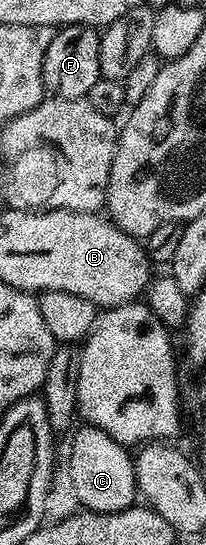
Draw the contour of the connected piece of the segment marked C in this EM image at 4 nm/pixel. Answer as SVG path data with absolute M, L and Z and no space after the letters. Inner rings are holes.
M77 426L72 437L72 448L68 451L68 479L79 506L98 513L118 513L133 506L138 499L133 452L97 427Z

